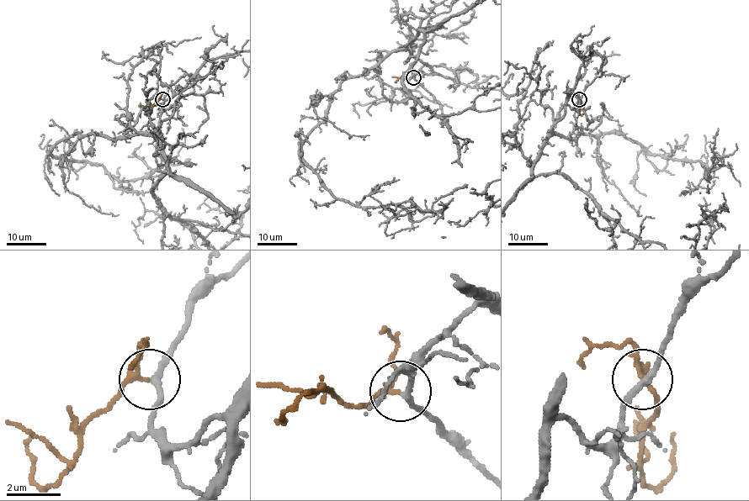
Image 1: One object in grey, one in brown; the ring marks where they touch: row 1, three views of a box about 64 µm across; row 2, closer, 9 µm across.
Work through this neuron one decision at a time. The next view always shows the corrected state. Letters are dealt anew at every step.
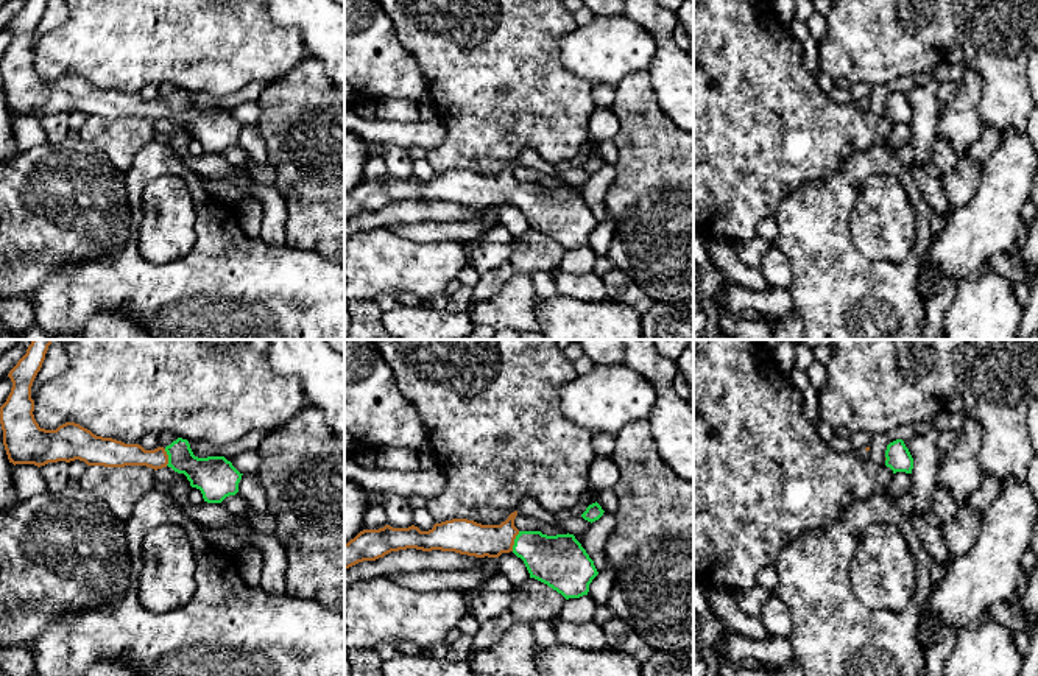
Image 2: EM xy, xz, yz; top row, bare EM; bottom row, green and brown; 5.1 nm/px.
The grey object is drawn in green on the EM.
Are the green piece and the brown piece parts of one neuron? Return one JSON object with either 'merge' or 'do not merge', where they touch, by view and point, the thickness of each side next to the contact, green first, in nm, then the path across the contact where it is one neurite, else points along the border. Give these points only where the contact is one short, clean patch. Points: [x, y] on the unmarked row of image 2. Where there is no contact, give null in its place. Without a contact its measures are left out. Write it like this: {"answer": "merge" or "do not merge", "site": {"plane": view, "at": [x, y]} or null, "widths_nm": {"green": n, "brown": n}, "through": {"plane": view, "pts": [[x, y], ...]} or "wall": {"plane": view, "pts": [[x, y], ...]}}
{"answer": "merge", "site": {"plane": "xz", "at": [515, 192]}, "widths_nm": {"green": 280, "brown": 180}, "through": {"plane": "xz", "pts": [[558, 212], [515, 192], [469, 189]]}}

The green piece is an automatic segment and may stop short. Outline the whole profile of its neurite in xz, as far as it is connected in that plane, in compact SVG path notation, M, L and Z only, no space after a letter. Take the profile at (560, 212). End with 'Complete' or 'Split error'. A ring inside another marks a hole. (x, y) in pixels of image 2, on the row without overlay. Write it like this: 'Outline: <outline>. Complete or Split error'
Outline: M517 162L511 164L500 176L452 170L435 174L429 182L421 182L415 176L363 181L344 195L344 221L407 199L455 202L475 209L499 209L513 202L524 212L530 229L547 235L566 251L588 246L589 235L598 223L575 187L519 182L514 178L516 167Z. Split error

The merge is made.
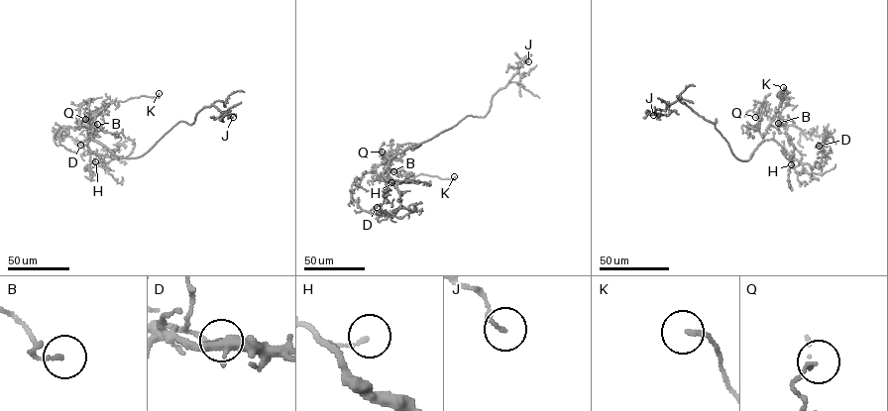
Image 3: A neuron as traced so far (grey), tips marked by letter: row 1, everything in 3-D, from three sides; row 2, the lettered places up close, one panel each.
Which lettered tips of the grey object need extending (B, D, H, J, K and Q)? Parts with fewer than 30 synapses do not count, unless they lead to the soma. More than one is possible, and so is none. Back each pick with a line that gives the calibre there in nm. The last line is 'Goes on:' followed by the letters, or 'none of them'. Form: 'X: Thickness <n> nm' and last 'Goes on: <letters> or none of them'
Goes on: none of them

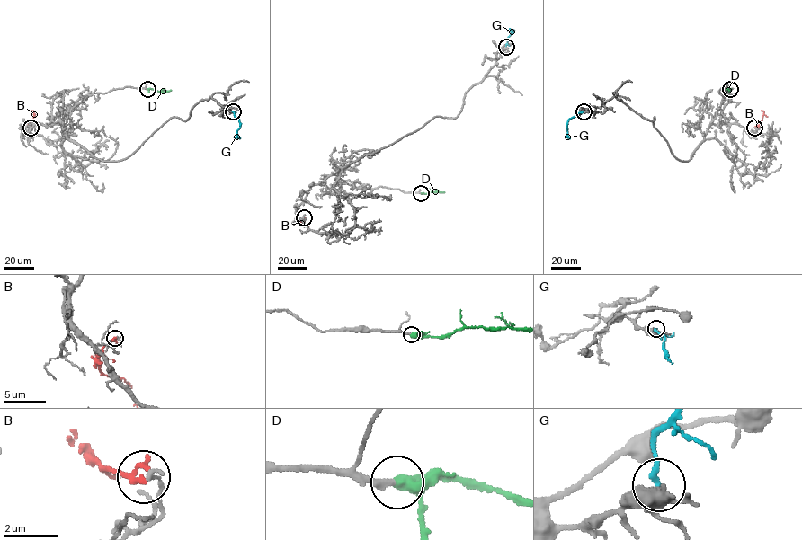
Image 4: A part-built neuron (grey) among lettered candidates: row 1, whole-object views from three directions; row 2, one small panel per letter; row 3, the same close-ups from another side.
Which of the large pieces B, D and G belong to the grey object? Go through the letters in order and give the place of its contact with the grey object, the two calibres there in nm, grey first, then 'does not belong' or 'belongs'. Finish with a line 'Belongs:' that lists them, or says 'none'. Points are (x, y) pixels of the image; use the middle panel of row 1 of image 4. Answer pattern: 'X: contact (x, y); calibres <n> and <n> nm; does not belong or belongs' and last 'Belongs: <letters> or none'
B: contact (304, 217); calibres 170 and 140 nm; does not belong
D: contact (421, 193); calibres 240 and 400 nm; belongs
G: contact (506, 47); calibres 420 and 220 nm; does not belong
Belongs: D

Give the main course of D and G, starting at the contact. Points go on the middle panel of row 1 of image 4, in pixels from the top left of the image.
D: (421, 193), (439, 192), (435, 190)
G: (506, 48), (513, 30), (510, 30), (513, 32)

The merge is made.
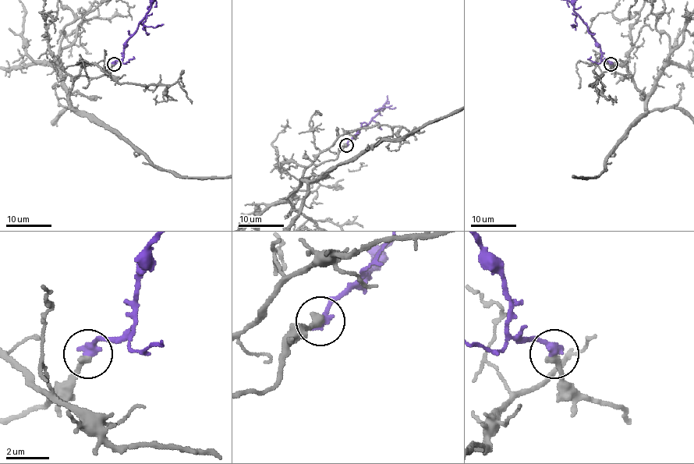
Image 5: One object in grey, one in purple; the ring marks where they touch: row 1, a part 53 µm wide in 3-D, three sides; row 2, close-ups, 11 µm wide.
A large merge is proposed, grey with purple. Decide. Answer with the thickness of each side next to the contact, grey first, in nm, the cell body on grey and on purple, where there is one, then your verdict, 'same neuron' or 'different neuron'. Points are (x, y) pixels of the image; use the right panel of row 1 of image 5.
calibres 360 and 420 nm; soma grey none; soma purple none; same neuron

